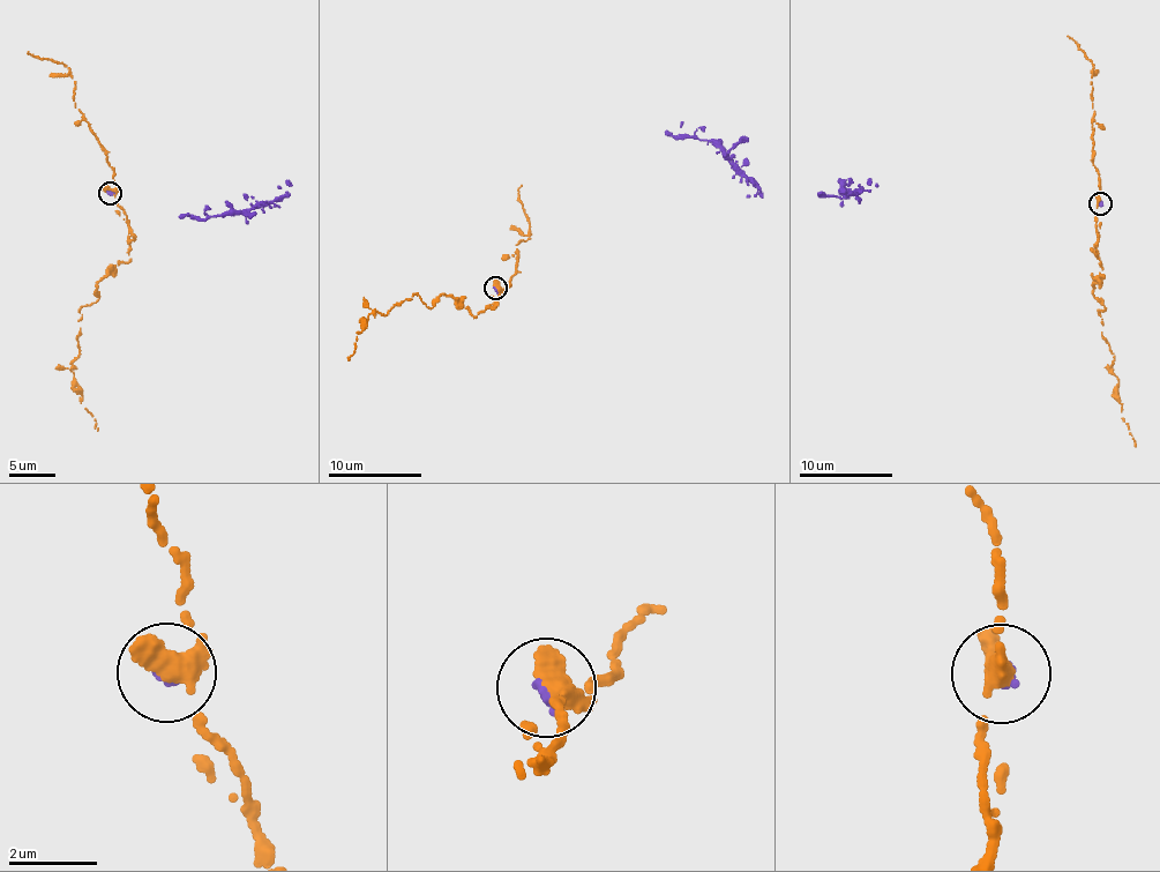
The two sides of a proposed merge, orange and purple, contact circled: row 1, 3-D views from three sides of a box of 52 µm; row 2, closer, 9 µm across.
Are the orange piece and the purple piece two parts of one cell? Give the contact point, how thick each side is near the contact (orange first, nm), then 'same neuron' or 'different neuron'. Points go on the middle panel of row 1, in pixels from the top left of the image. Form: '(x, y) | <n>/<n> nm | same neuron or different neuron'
(495, 288) | 600/200 nm | same neuron

